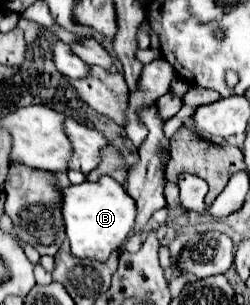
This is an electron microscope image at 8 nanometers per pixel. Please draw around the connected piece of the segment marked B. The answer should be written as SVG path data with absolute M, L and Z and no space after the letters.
M102 176L98 182L82 182L78 186L62 188L62 194L62 212L72 254L78 258L106 262L108 256L118 250L134 230L136 202L122 184L108 176Z

